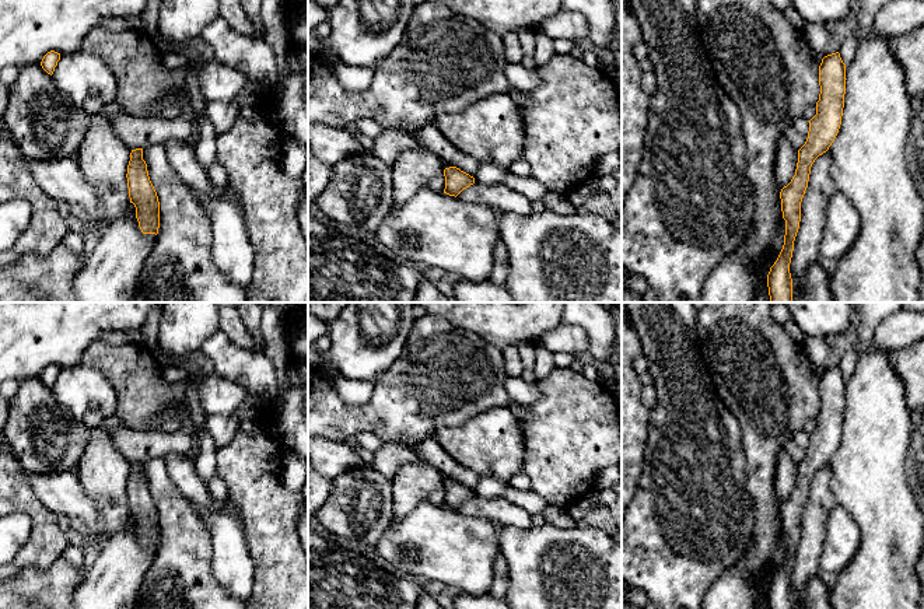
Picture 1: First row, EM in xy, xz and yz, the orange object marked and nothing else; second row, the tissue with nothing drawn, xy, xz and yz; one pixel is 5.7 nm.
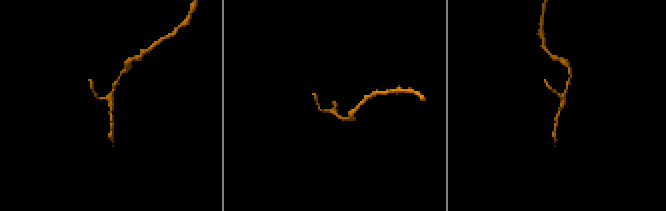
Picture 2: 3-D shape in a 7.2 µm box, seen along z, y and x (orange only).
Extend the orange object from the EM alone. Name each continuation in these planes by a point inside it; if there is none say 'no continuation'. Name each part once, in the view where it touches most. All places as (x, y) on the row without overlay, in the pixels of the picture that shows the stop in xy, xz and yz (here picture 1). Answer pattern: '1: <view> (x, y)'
no continuation

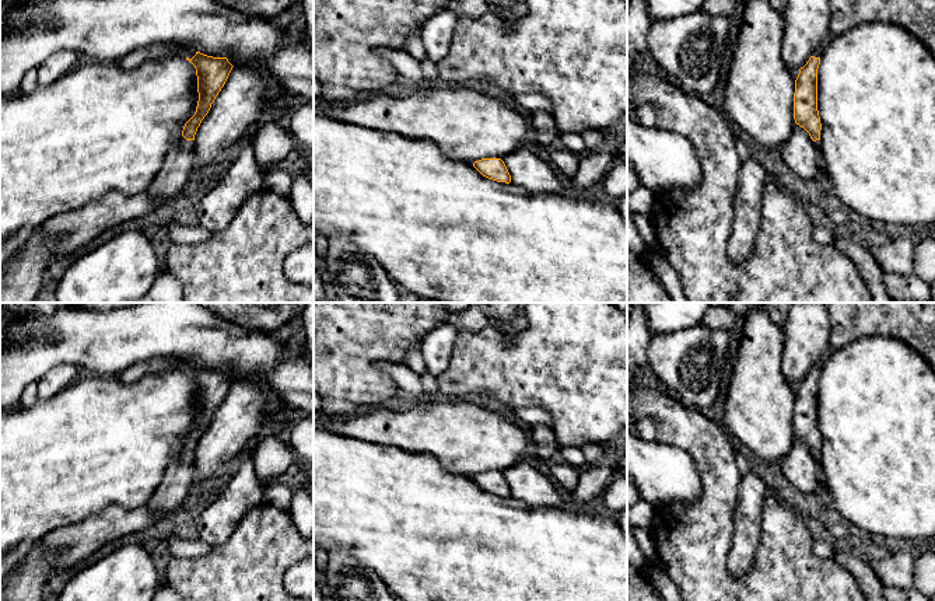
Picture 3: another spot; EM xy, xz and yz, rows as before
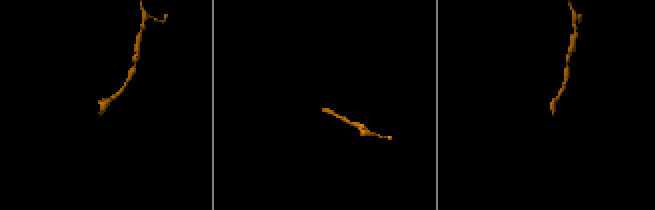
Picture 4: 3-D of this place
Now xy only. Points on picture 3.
1: xy (156, 366)
2: xy (172, 492)

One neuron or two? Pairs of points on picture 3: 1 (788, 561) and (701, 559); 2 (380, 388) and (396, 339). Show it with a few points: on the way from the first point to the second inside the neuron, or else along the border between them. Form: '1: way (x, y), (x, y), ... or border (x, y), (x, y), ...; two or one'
1: way (767, 582), (763, 586), (728, 586), (722, 580); one
2: way (367, 374), (367, 362), (382, 346); one

